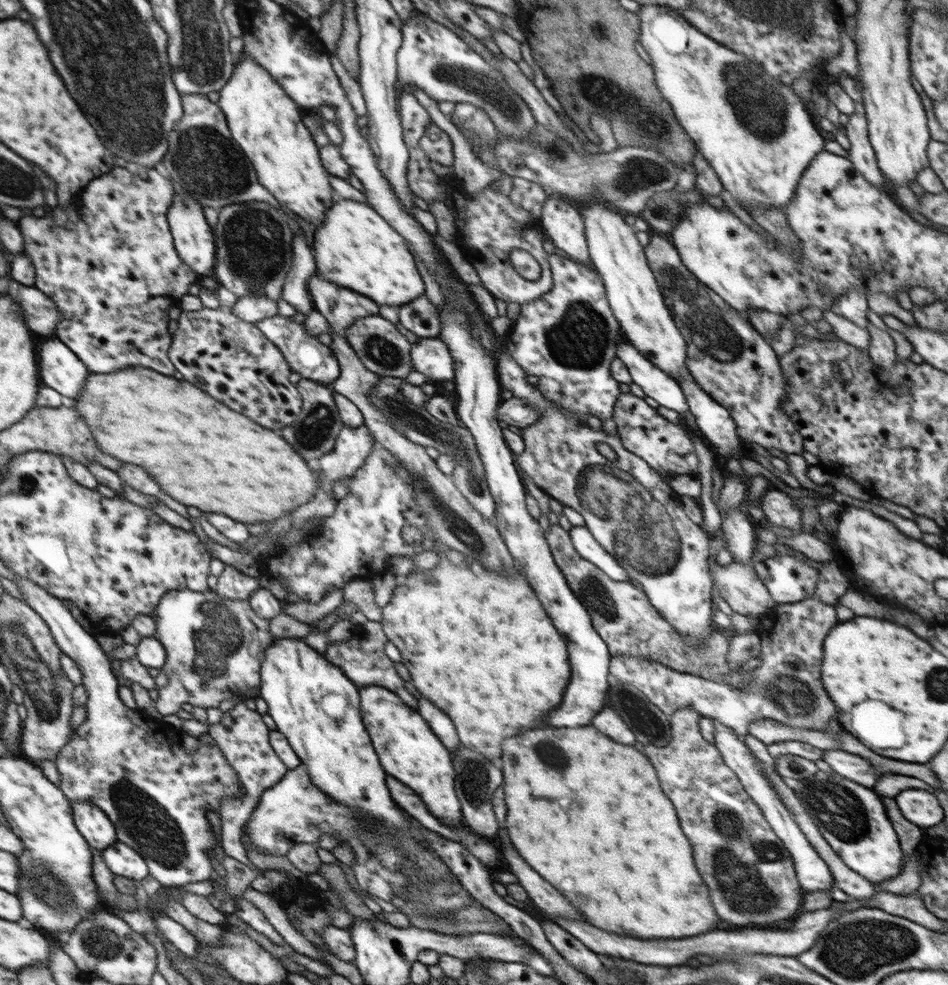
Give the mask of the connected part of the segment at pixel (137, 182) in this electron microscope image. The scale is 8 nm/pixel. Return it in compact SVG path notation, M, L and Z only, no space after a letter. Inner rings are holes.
M117 163L110 173L92 179L85 188L75 194L65 207L52 207L50 212L45 213L43 217L35 217L34 215L24 214L18 220L18 227L24 237L23 252L29 256L31 263L35 268L34 287L46 292L58 305L58 309L62 311L62 321L59 322L55 336L61 339L76 354L80 354L80 358L84 358L84 362L88 362L88 368L96 374L108 374L120 368L128 368L128 366L146 366L146 368L155 370L160 374L172 377L176 372L175 366L172 364L168 356L173 335L168 331L168 309L171 306L179 306L181 298L189 294L188 288L193 283L197 283L200 279L199 274L180 258L173 244L173 237L167 222L167 210L174 196L174 184L168 179L162 177L154 167L148 166L148 178L141 178L140 174L126 169L125 163Z

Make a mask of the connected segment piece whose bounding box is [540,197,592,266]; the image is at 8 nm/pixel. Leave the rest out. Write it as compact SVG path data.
M548 197L543 203L540 223L557 248L574 261L592 266L584 221L578 209L564 200Z

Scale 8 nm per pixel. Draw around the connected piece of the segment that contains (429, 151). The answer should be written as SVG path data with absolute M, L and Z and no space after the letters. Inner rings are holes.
M433 122L426 127L422 138L419 140L419 147L424 150L430 160L444 166L452 166L455 159L453 142L448 134Z

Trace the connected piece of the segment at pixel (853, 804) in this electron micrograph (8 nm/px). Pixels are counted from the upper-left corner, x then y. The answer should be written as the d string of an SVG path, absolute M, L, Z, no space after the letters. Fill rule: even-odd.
M822 770L802 780L802 786L804 808L846 866L874 885L901 873L903 852L899 838L876 792L837 772Z

